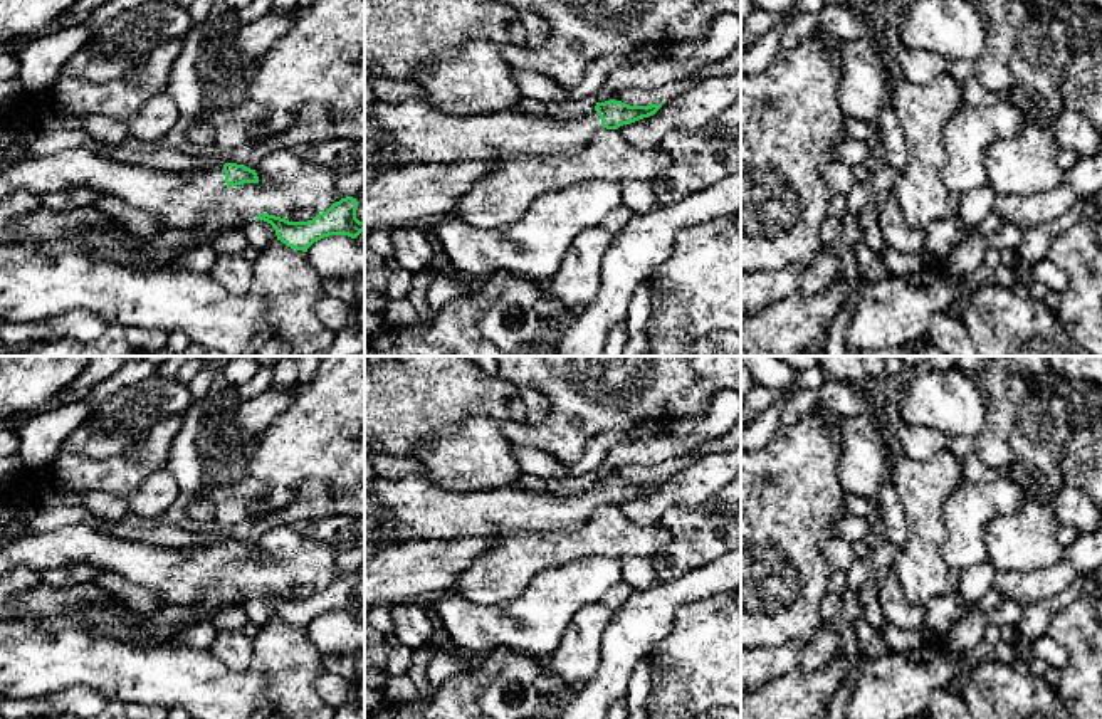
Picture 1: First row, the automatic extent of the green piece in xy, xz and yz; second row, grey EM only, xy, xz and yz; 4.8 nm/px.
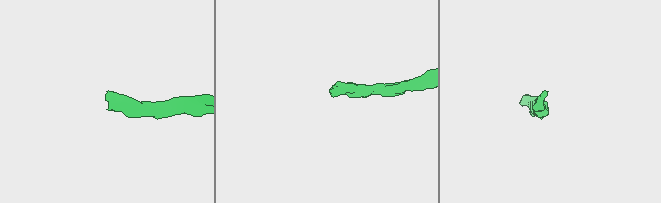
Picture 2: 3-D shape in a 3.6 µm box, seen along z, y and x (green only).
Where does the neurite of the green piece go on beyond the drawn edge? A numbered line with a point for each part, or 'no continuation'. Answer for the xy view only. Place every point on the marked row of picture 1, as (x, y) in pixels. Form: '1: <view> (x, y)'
1: xy (172, 199)

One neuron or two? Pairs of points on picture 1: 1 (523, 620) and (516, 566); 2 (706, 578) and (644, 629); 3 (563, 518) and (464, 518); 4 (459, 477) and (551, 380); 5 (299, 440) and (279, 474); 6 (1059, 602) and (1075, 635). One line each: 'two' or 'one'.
1: two
2: one
3: one
4: two
5: one
6: two

